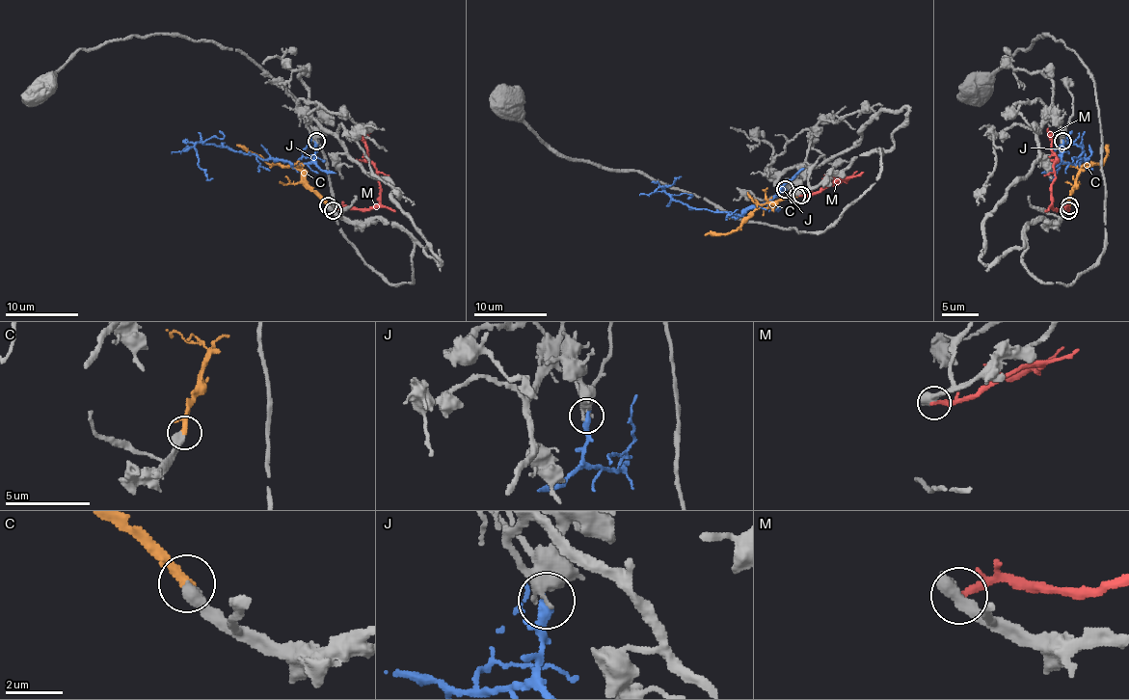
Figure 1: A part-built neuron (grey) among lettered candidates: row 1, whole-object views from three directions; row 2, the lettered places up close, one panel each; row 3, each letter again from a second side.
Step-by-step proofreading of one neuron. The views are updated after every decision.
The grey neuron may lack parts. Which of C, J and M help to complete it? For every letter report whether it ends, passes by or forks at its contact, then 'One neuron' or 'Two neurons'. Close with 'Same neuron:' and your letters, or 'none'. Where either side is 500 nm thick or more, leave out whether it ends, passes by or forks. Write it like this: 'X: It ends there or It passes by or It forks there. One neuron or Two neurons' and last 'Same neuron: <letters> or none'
C: One neuron
J: It passes by. Two neurons
M: Two neurons
Same neuron: C

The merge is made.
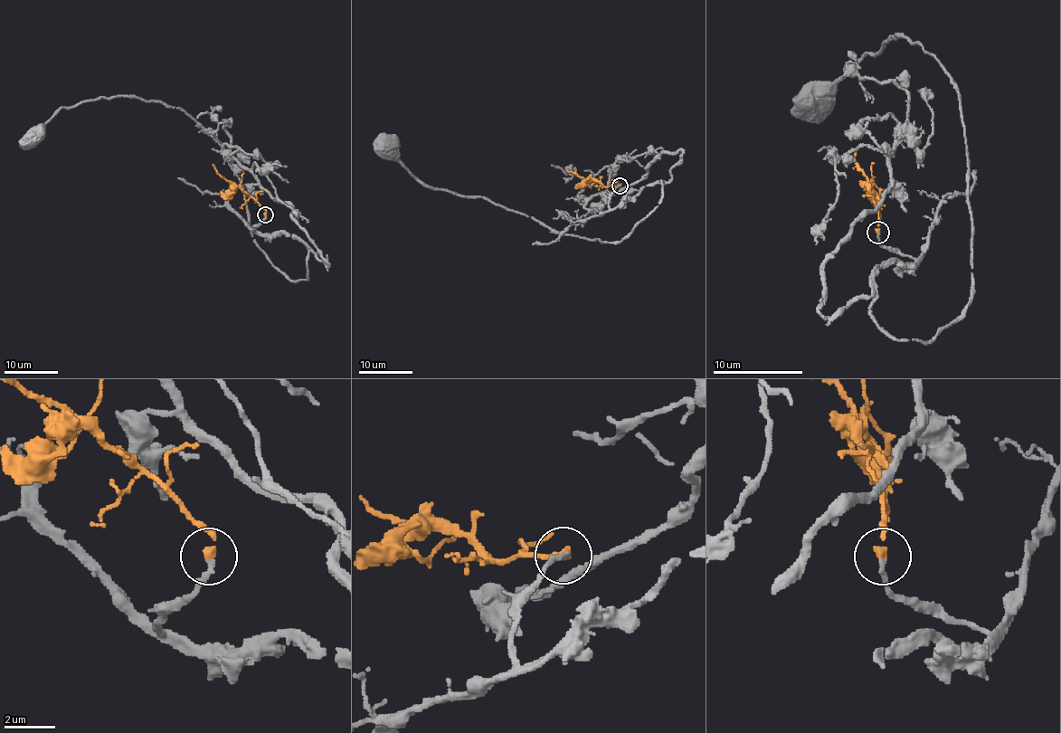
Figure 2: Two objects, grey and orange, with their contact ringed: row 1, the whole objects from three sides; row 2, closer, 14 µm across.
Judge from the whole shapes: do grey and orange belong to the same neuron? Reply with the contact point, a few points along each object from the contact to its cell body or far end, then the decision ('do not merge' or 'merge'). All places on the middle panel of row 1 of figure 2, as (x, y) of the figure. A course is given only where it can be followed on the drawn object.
place (620, 185); course grey (619, 185), (611, 208), (661, 181), (661, 203), (621, 241), (563, 235), (482, 197), (422, 185), (383, 143); course orange (619, 185), (605, 186), (599, 181), (578, 177), (568, 169); merge

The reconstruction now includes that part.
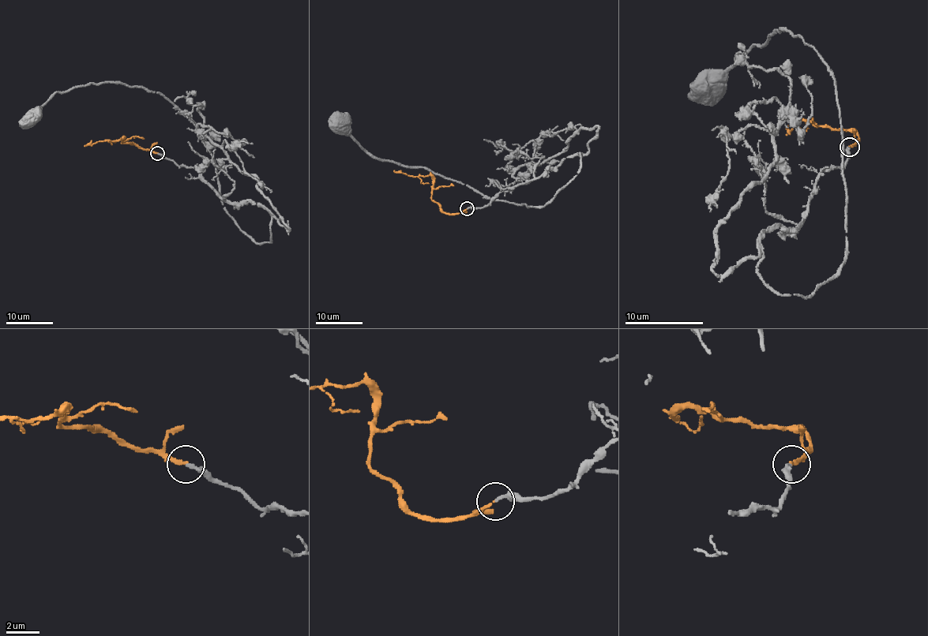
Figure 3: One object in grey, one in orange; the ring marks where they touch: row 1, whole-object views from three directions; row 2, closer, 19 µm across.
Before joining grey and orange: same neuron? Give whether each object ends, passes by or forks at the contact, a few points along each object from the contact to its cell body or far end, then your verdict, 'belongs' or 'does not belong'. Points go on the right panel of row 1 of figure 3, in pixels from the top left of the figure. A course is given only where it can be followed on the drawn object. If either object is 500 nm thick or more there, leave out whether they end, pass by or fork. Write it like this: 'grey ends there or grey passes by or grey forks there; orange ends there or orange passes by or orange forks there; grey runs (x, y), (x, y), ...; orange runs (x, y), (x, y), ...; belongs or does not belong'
grey ends there; orange ends there; grey runs (850, 147), (799, 223), (762, 235), (777, 292), (809, 296), (844, 261), (832, 71), (781, 28), (703, 87); orange runs (850, 147), (858, 140), (854, 129), (797, 120), (785, 136); belongs

